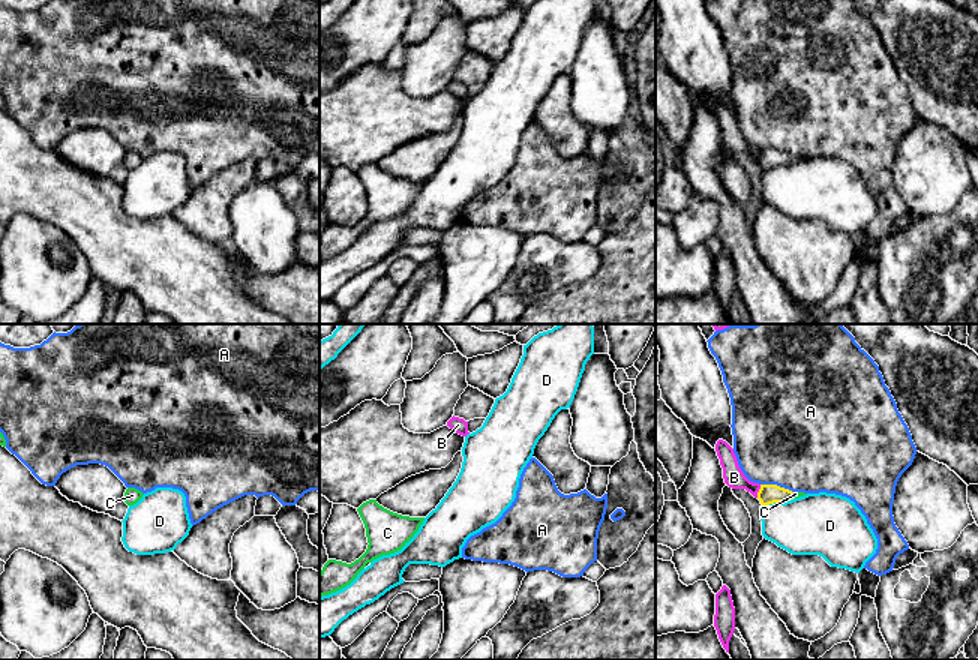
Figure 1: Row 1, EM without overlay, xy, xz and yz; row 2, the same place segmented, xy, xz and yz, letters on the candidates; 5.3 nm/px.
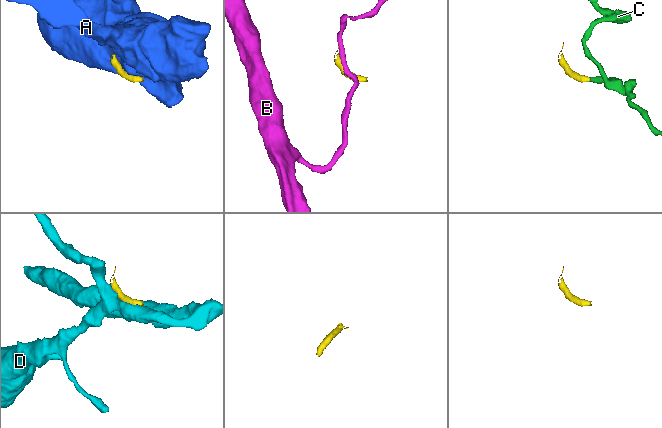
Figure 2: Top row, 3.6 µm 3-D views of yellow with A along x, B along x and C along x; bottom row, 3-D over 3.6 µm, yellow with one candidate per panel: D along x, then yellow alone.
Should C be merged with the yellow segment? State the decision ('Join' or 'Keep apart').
Join

